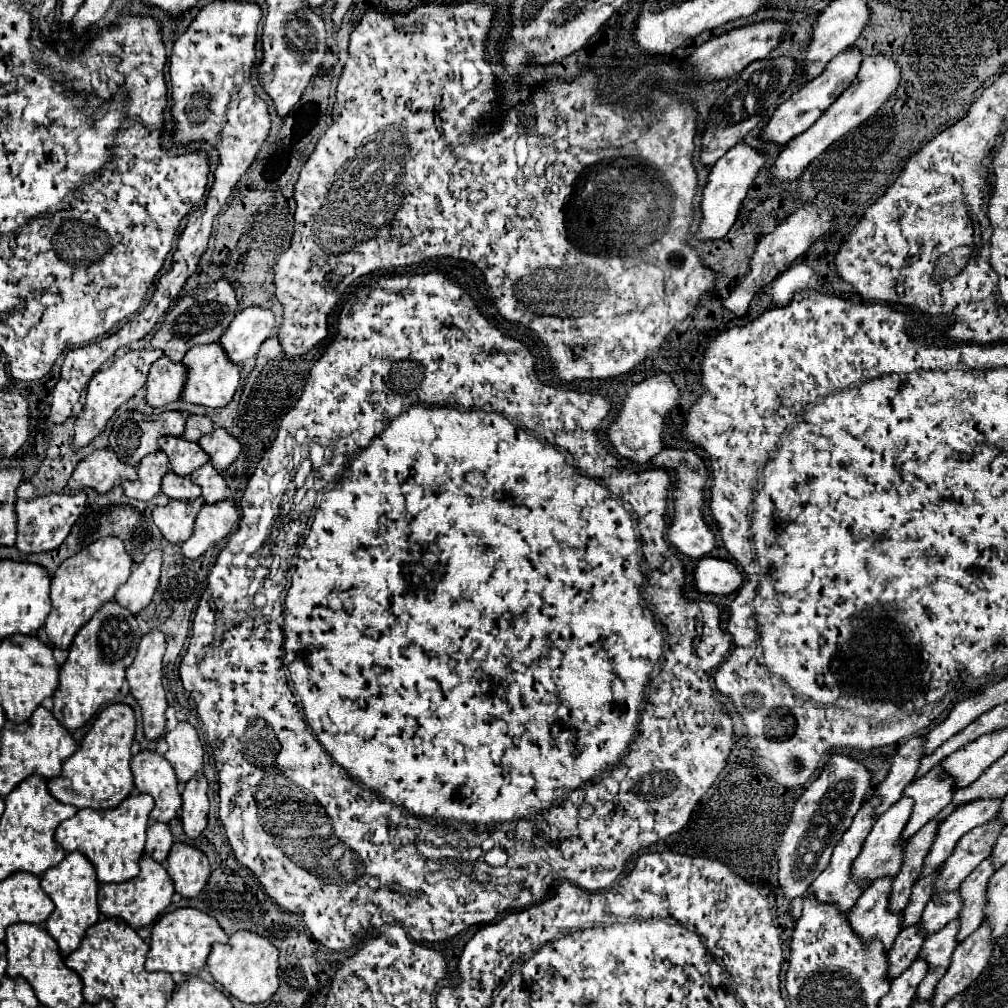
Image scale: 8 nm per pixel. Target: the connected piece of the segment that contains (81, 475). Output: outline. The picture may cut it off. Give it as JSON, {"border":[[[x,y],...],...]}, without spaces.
{"border":[[[95,449],[91,455],[81,459],[69,479],[73,491],[93,487],[99,493],[107,493],[121,479],[137,479],[135,467],[123,463],[117,453],[107,449]]]}

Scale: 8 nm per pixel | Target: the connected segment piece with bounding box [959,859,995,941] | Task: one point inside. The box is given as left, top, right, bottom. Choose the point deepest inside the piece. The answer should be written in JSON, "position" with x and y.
{"position":[974,889]}

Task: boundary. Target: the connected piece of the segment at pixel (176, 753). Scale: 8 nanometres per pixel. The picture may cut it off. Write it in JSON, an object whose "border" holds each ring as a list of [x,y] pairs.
{"border":[[[181,721],[173,731],[165,735],[169,745],[165,759],[173,765],[179,781],[189,781],[203,769],[203,747],[193,725]]]}

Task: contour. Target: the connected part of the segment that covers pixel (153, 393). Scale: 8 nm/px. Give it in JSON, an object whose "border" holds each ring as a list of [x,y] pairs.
{"border":[[[161,357],[157,363],[153,363],[153,367],[151,367],[151,371],[149,371],[147,395],[145,395],[147,403],[149,403],[151,407],[165,407],[167,403],[177,401],[177,399],[181,397],[181,393],[183,393],[183,383],[185,383],[185,379],[187,379],[187,373],[189,373],[189,369],[187,369],[181,361],[175,363],[173,359]]]}

